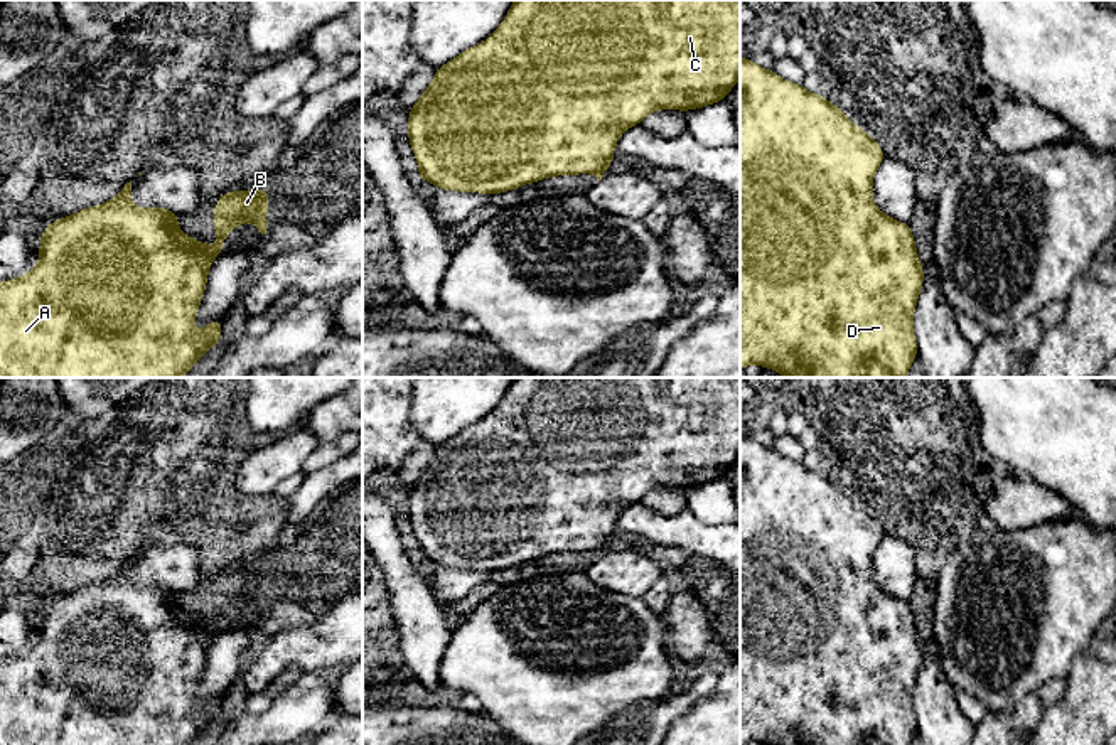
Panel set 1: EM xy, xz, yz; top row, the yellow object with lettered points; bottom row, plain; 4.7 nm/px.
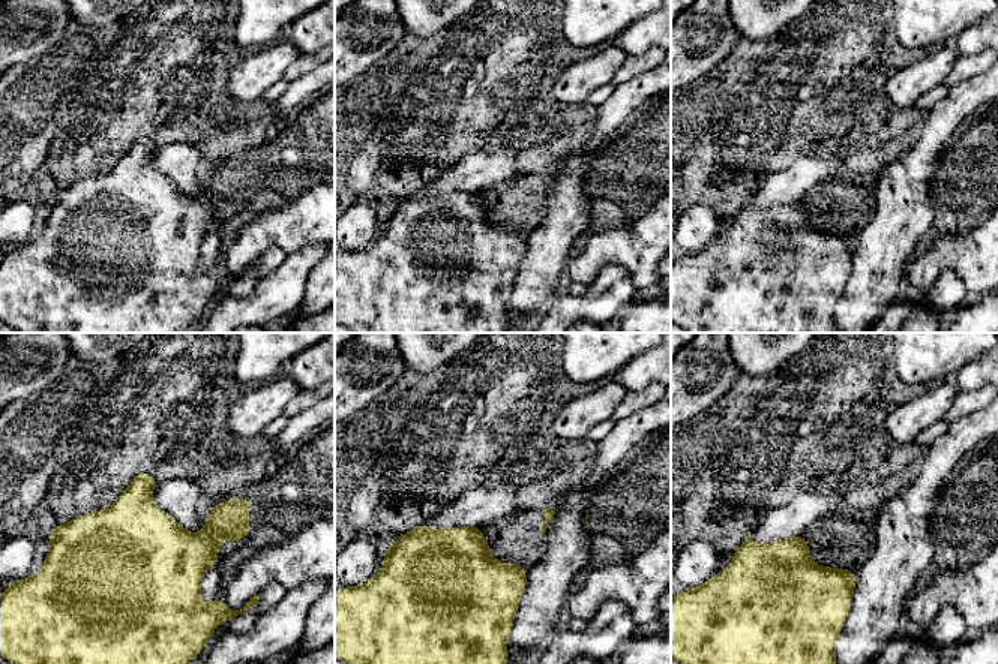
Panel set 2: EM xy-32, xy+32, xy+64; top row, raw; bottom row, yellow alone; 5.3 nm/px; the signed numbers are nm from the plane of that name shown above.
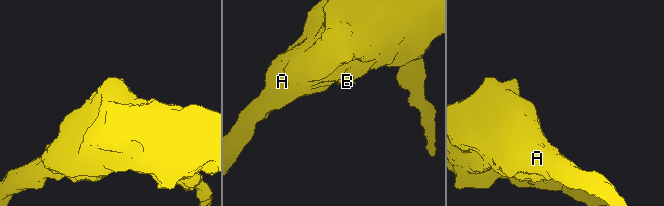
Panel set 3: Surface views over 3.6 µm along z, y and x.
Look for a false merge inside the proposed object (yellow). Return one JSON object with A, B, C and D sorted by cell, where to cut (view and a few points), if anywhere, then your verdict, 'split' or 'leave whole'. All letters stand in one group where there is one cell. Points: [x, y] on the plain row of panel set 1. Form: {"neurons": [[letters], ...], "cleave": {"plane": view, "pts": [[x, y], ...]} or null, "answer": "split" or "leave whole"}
{"neurons": [["A", "C", "D"], ["B"]], "cleave": {"plane": "xy", "pts": [[204, 626], [218, 632]]}, "answer": "split"}

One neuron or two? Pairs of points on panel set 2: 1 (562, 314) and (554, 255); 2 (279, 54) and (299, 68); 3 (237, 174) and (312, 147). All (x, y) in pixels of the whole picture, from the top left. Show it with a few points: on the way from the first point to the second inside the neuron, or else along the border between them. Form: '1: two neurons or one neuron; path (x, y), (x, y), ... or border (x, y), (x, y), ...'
1: two neurons; border (557, 296), (542, 314)
2: two neurons; border (300, 54), (281, 78)
3: one neuron; path (255, 174), (285, 168), (294, 161)

